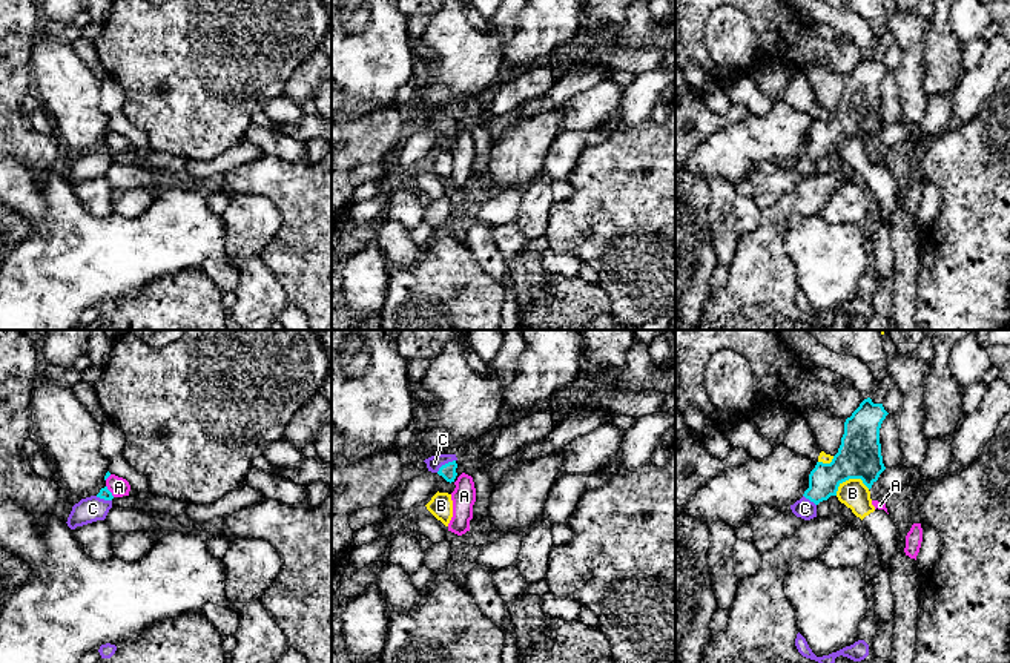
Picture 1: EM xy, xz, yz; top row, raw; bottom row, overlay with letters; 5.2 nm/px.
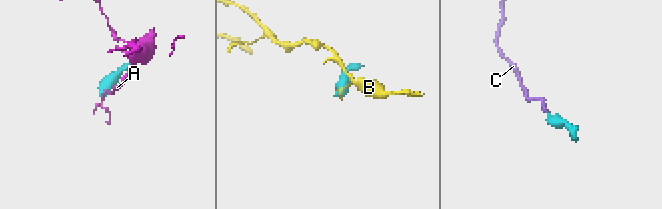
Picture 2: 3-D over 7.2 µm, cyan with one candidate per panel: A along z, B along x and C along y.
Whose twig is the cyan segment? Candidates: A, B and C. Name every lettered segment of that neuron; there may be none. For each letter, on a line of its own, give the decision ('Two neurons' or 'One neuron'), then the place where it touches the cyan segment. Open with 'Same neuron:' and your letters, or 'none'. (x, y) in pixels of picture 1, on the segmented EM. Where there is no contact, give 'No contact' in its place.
Same neuron: C
A: Two neurons. Touches cyan at xy (109, 491)
B: Two neurons. Touches cyan at yz (849, 478)
C: One neuron. Touches cyan at xz (445, 464)

